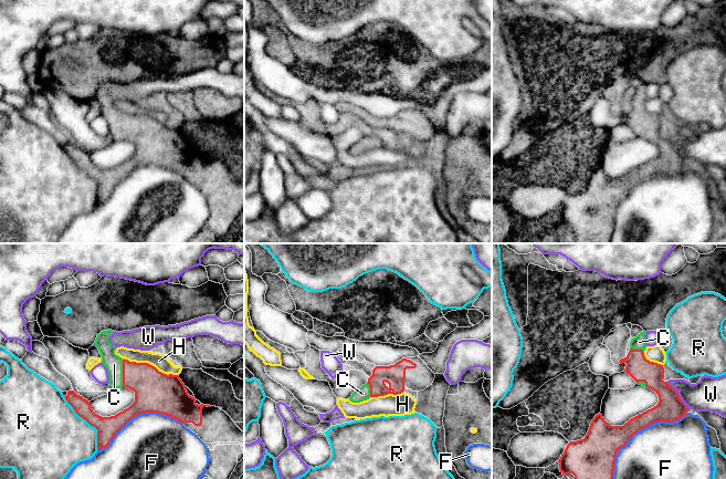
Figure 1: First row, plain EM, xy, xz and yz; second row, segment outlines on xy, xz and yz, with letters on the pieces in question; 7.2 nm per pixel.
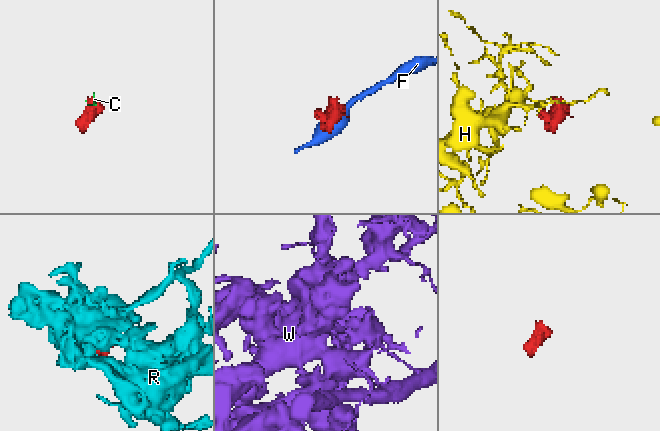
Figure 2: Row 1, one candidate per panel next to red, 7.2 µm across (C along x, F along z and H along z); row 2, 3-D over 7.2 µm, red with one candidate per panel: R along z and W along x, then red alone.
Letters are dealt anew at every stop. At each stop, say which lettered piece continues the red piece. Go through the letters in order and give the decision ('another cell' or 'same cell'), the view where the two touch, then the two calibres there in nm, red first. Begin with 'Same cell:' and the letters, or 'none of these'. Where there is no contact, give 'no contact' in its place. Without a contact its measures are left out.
Same cell: C
C: same cell; meets red in xy; 280 nm thick on the red side, 130 nm on the other
F: another cell; meets red in yz; 260 nm thick on the red side, 500 nm on the other
H: another cell; meets red in xy; 300 nm thick on the red side, 110 nm on the other
R: another cell; meets red in xy; 160 nm thick on the red side, 440 nm on the other
W: another cell; meets red in yz; 200 nm thick on the red side, 240 nm on the other

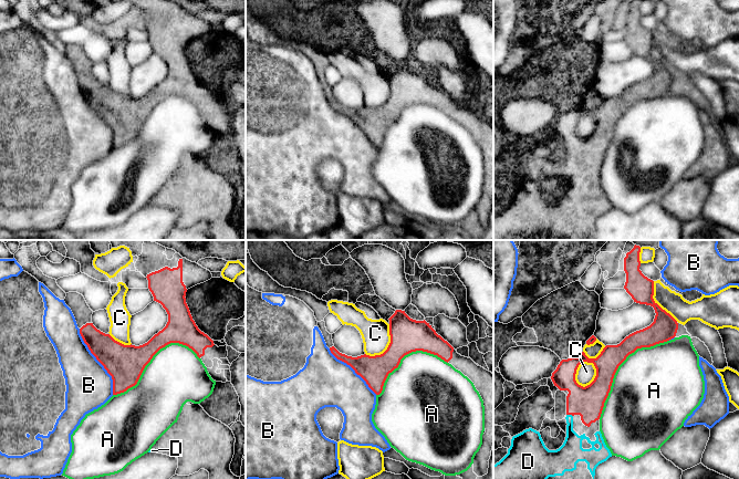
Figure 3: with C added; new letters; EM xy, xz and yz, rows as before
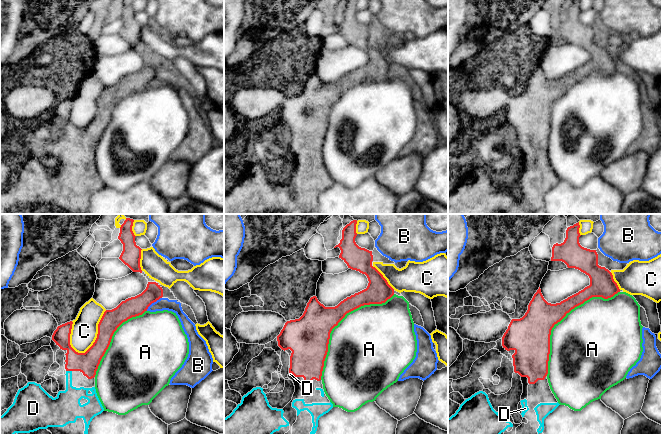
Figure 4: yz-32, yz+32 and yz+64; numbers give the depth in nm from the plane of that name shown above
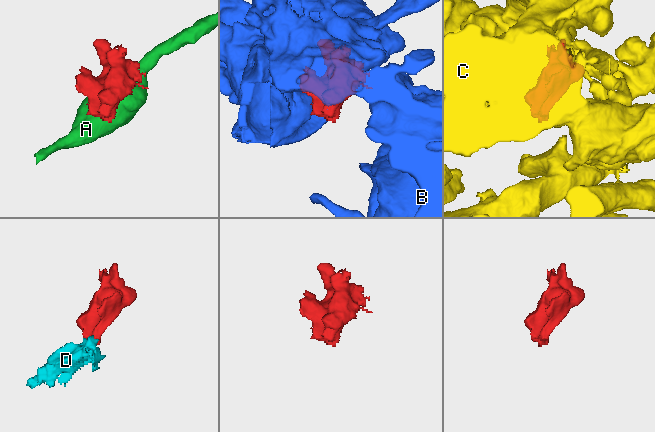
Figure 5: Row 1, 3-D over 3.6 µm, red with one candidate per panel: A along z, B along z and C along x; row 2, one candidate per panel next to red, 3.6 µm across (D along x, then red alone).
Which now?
Same cell: D
A: another cell; meets red in yz; 170 nm thick on the red side, 500 nm on the other
B: another cell; meets red in xy; 280 nm thick on the red side, 340 nm on the other
C: another cell; meets red in yz; 220 nm thick on the red side, 140 nm on the other
D: same cell; meets red in yz; 220 nm thick on the red side, 140 nm on the other

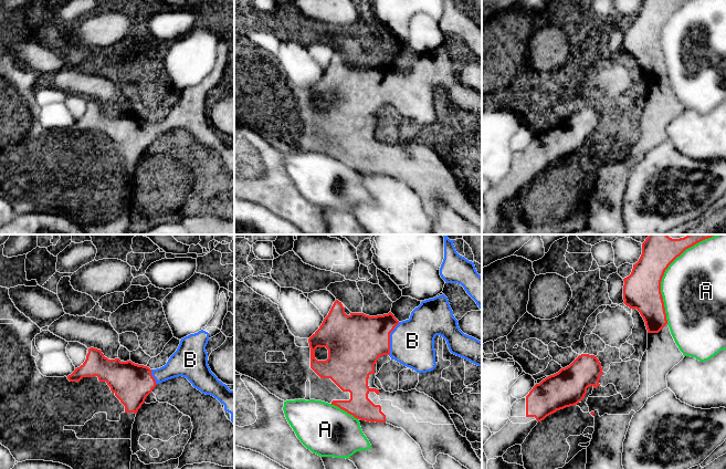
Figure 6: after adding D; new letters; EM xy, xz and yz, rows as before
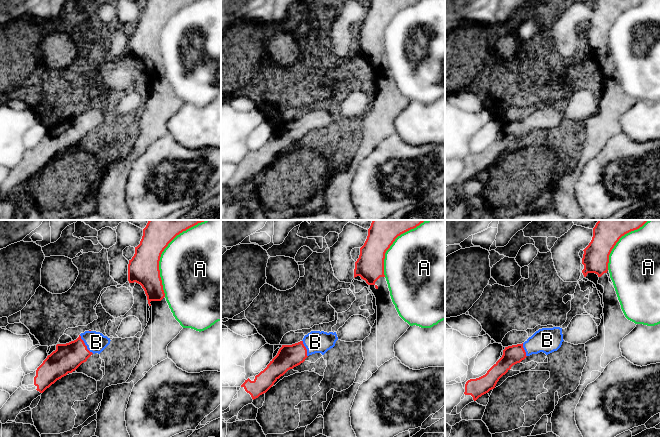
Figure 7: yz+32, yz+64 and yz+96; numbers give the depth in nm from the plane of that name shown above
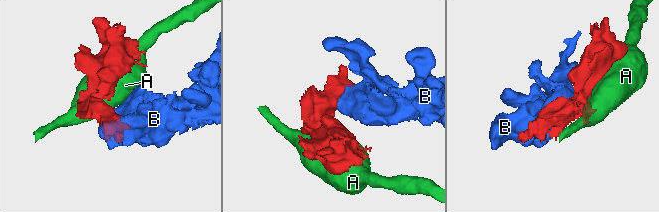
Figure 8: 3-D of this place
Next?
Same cell: B
A: another cell; meets red in yz; 280 nm thick on the red side, 460 nm on the other
B: same cell; meets red in xz; 400 nm thick on the red side, 320 nm on the other

